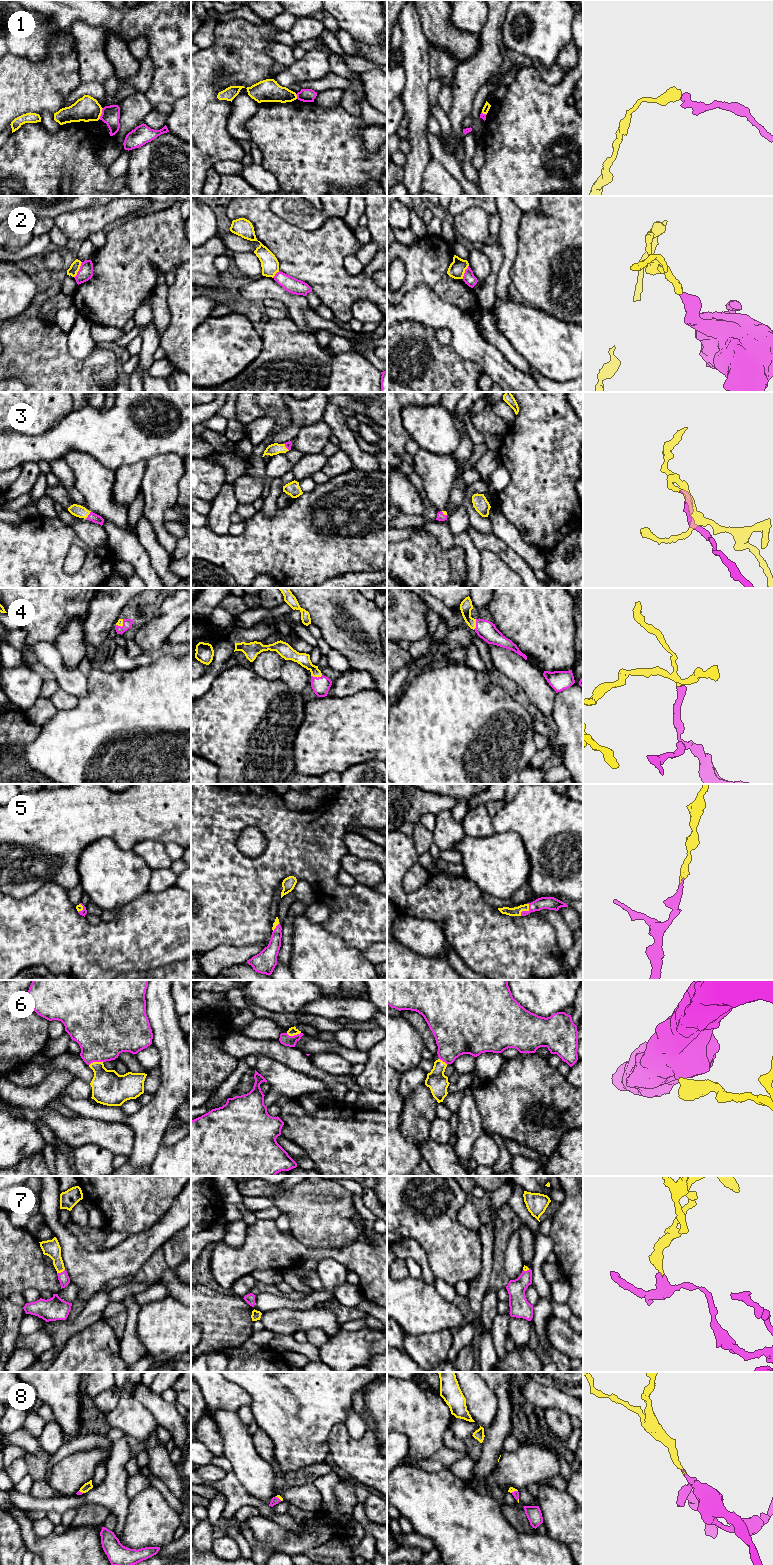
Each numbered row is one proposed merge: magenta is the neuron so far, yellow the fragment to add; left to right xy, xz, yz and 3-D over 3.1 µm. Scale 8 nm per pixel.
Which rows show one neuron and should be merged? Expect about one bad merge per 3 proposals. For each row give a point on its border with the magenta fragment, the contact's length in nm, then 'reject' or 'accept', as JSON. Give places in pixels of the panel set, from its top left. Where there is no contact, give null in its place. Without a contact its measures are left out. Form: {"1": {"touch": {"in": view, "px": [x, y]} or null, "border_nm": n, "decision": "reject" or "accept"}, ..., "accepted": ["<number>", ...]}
{"1": {"touch": {"in": "xy", "px": [102, 113]}, "border_nm": 90, "decision": "reject"}, "2": {"touch": {"in": "xy", "px": [79, 270]}, "border_nm": 140, "decision": "reject"}, "3": {"touch": {"in": "xy", "px": [88, 515]}, "border_nm": 80, "decision": "accept"}, "4": {"touch": {"in": "xz", "px": [316, 677]}, "border_nm": 100, "decision": "accept"}, "5": {"touch": {"in": "yz", "px": [526, 911]}, "border_nm": 120, "decision": "accept"}, "6": {"touch": {"in": "xy", "px": [96, 1061]}, "border_nm": 120, "decision": "accept"}, "7": {"touch": {"in": "xy", "px": [61, 1272]}, "border_nm": 70, "decision": "accept"}, "8": {"touch": {"in": "yz", "px": [514, 1491]}, "border_nm": 60, "decision": "accept"}, "accepted": ["3", "4", "5", "6", "7", "8"]}

